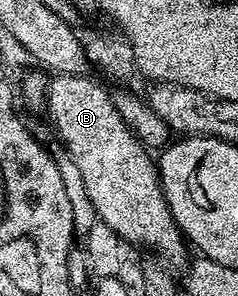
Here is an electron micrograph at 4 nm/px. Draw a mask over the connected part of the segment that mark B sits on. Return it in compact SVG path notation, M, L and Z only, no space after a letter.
M55 75L48 82L45 111L51 114L55 122L53 131L59 134L58 142L66 148L68 157L81 169L84 178L85 193L98 215L98 222L104 223L115 234L136 248L145 247L148 252L159 252L174 260L185 248L183 232L180 231L175 218L163 196L163 184L159 182L159 169L154 158L149 156L148 148L140 143L138 137L125 125L117 113L109 91L99 83L94 83L87 75Z

